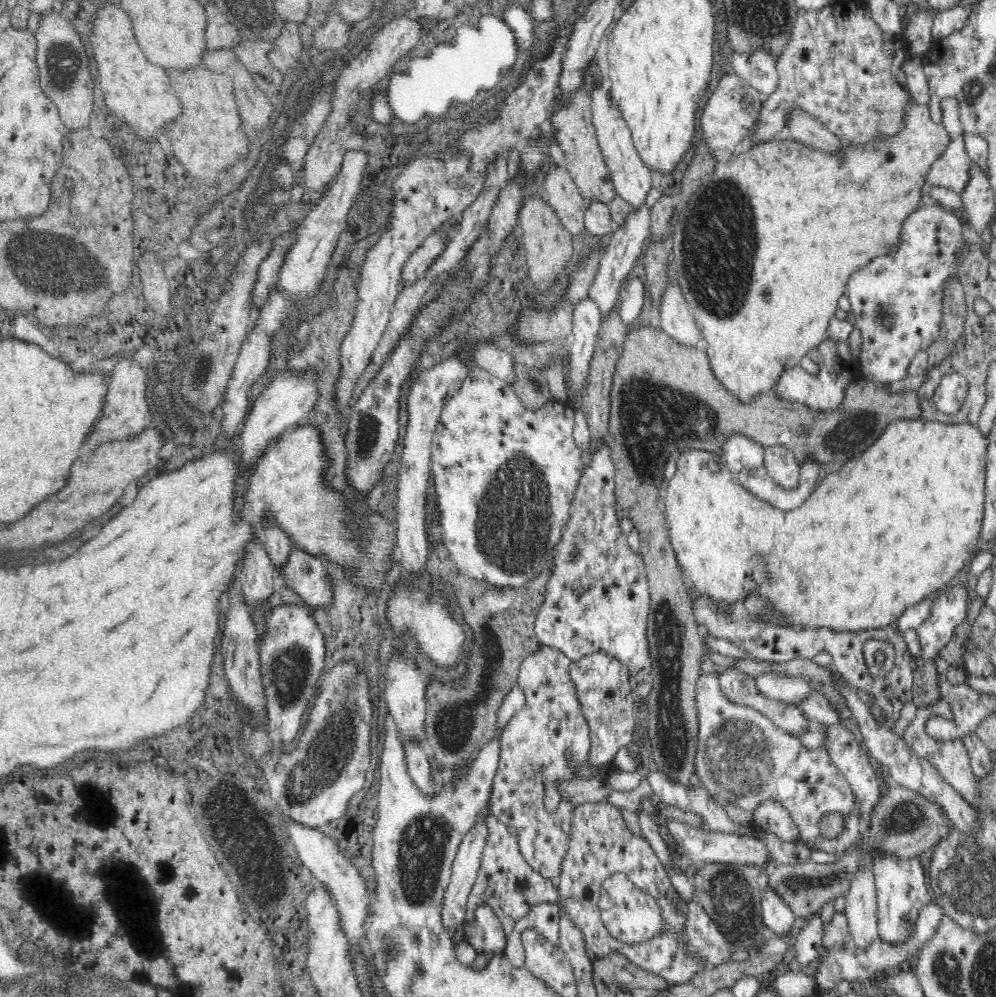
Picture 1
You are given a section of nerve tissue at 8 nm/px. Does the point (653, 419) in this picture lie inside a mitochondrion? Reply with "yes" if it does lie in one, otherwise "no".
yes

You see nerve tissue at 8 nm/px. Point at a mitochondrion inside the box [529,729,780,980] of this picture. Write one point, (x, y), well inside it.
(730, 895)

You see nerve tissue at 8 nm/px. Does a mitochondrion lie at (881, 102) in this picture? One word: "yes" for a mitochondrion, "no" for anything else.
yes

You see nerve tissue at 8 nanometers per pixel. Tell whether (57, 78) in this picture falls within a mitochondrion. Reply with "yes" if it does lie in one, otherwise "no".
yes

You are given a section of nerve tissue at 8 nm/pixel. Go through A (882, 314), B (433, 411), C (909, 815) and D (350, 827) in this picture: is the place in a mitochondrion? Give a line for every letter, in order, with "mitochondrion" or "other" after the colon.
A: mitochondrion
B: other
C: mitochondrion
D: other

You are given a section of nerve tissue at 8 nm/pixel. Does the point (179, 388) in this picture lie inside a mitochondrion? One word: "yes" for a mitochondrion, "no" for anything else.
yes

